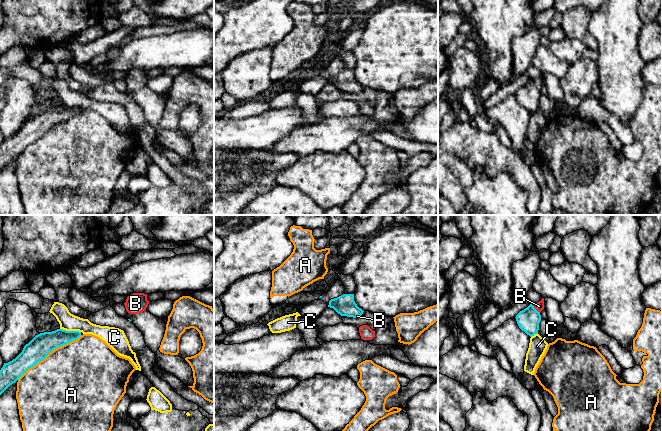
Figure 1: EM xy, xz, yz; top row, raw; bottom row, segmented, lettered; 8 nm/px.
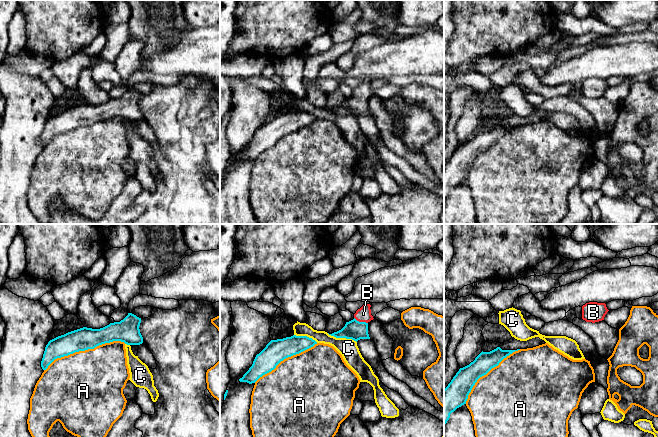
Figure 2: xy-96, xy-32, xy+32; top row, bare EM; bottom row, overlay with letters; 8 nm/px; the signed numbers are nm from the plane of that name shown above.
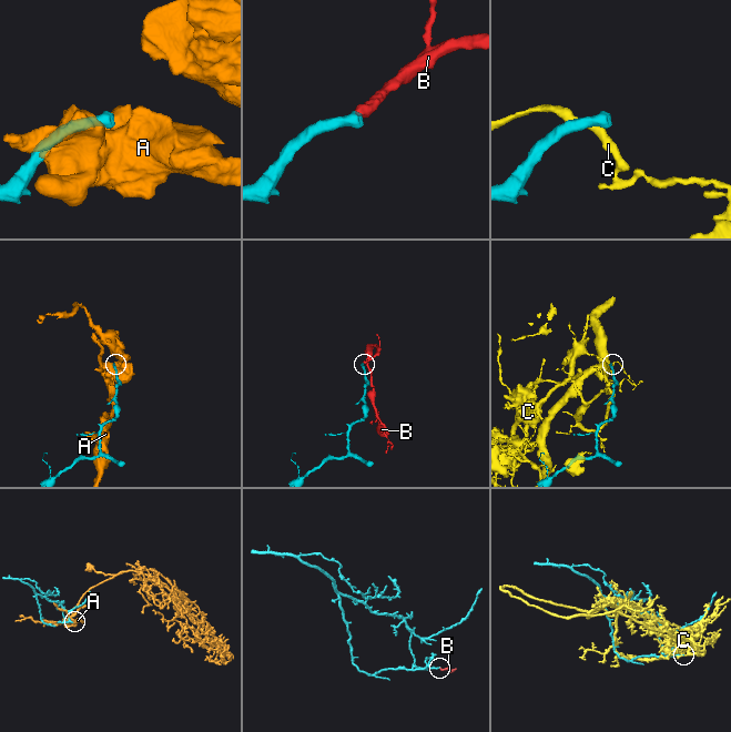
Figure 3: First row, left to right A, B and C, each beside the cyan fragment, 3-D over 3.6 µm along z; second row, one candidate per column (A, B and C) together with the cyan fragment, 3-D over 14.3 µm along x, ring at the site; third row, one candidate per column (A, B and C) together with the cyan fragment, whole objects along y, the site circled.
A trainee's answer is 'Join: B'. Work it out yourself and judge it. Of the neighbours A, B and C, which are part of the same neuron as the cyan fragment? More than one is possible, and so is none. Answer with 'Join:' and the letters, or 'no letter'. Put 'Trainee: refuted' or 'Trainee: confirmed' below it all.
Join: B
Trainee: confirmed

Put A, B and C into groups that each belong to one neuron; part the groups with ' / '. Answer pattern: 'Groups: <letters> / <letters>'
Groups: A / B / C

